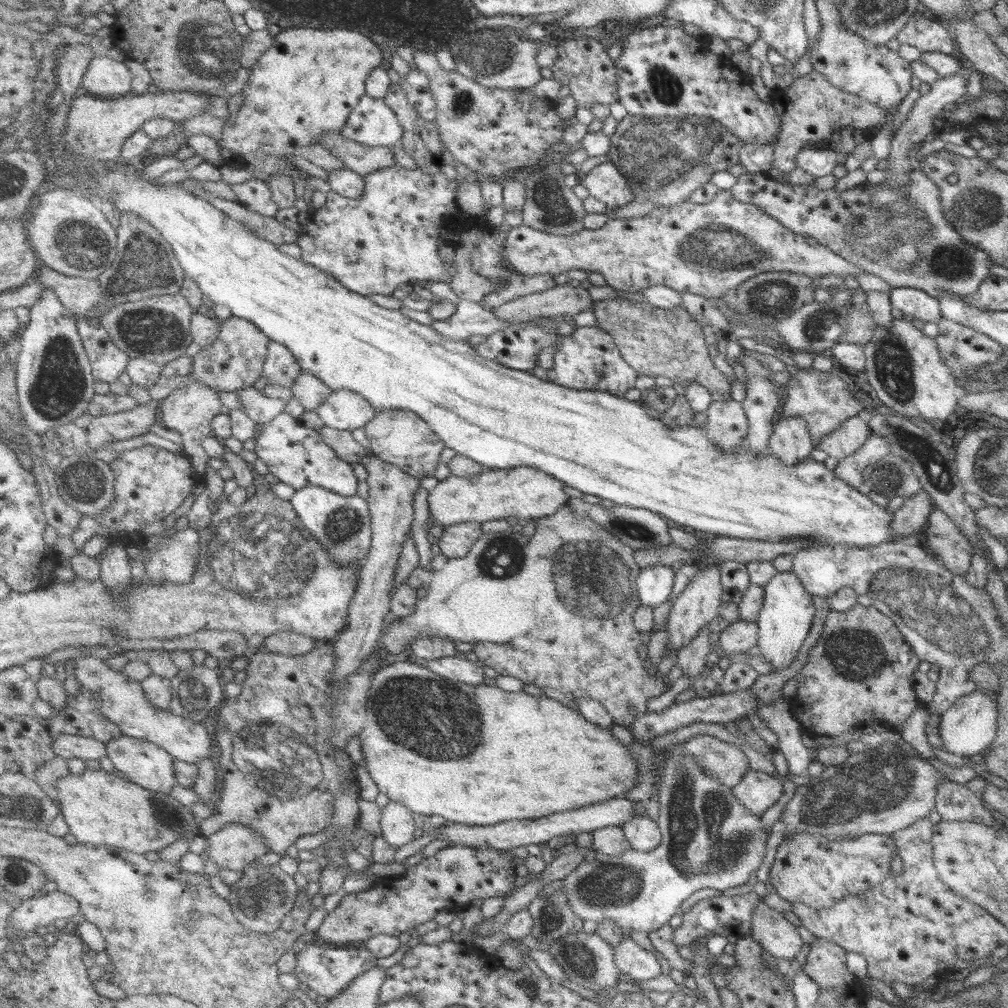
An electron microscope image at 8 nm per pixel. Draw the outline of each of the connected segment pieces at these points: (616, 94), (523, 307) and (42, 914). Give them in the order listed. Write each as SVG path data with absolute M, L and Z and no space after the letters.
M592 37L568 40L560 46L559 52L560 57L552 67L553 76L572 90L572 96L578 104L576 117L580 123L590 126L597 120L592 112L594 104L610 107L614 102L621 102L617 60L610 58L604 40L594 40Z
M566 284L546 292L518 298L492 311L504 322L516 324L543 317L573 319L584 310L594 311L596 302L590 290Z
M57 890L24 900L20 908L11 912L9 924L22 939L24 932L36 932L41 926L48 927L56 920L74 920L81 913L81 902L77 898Z

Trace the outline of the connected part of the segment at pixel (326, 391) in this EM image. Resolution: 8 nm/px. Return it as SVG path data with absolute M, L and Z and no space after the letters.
M302 371L302 374L297 378L296 386L292 390L293 395L301 401L306 410L316 412L335 391L314 373Z

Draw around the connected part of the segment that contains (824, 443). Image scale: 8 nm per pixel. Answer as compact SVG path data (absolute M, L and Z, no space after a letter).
M858 414L845 420L839 429L822 437L817 448L824 450L828 456L840 460L854 454L869 439L870 435L872 432L863 420L863 414Z

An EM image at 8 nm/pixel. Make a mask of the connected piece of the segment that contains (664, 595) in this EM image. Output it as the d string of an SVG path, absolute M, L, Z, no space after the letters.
M665 564L643 568L639 576L639 596L644 606L658 608L672 600L677 580L677 568Z

